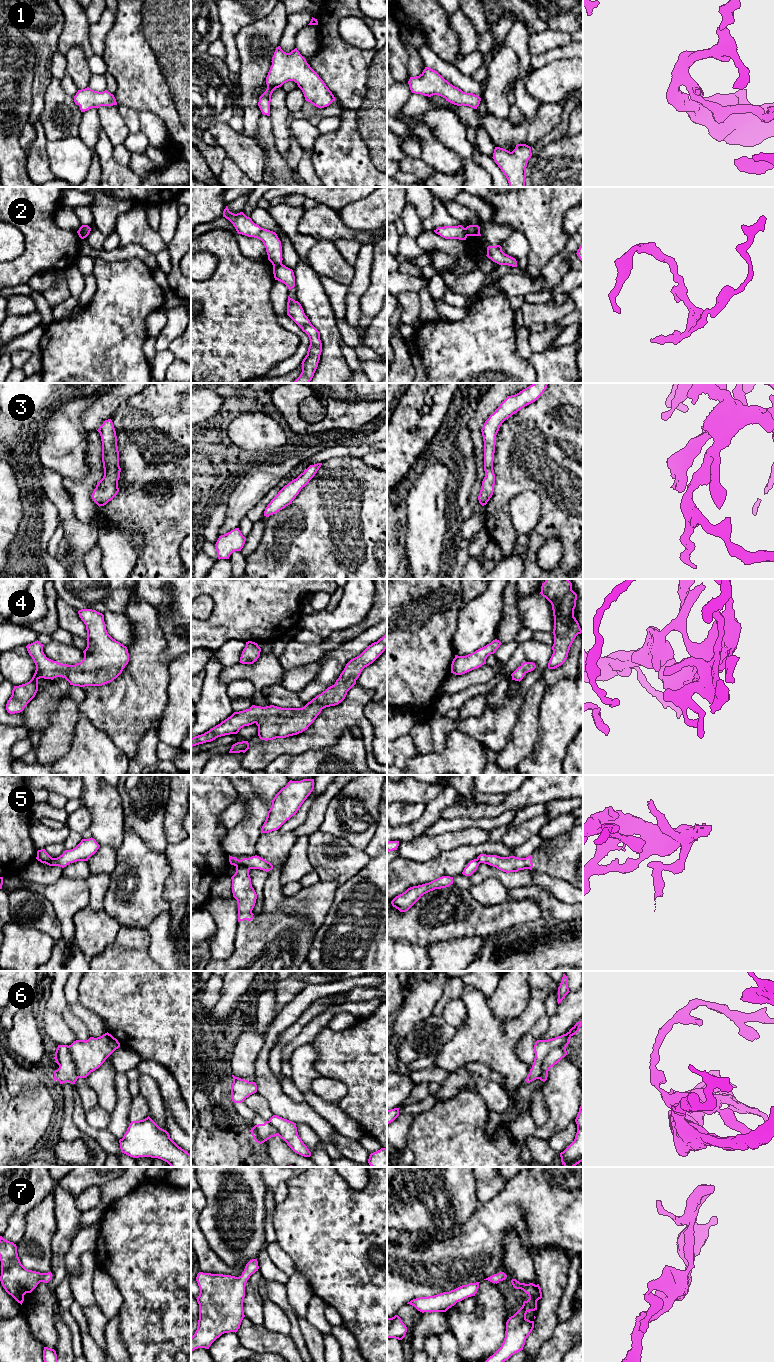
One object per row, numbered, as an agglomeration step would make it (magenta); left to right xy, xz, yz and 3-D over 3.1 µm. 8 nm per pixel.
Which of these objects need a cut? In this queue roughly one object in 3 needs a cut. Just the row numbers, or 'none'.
2, 5, 6

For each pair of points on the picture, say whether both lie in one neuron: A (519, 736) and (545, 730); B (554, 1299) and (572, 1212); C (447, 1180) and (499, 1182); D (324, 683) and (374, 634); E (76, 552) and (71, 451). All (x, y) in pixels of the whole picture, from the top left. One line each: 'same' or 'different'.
A: different
B: different
C: different
D: same
E: same

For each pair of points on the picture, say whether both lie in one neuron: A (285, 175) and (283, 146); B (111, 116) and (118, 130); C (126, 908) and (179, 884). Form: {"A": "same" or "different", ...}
{"A": "different", "B": "same", "C": "different"}

